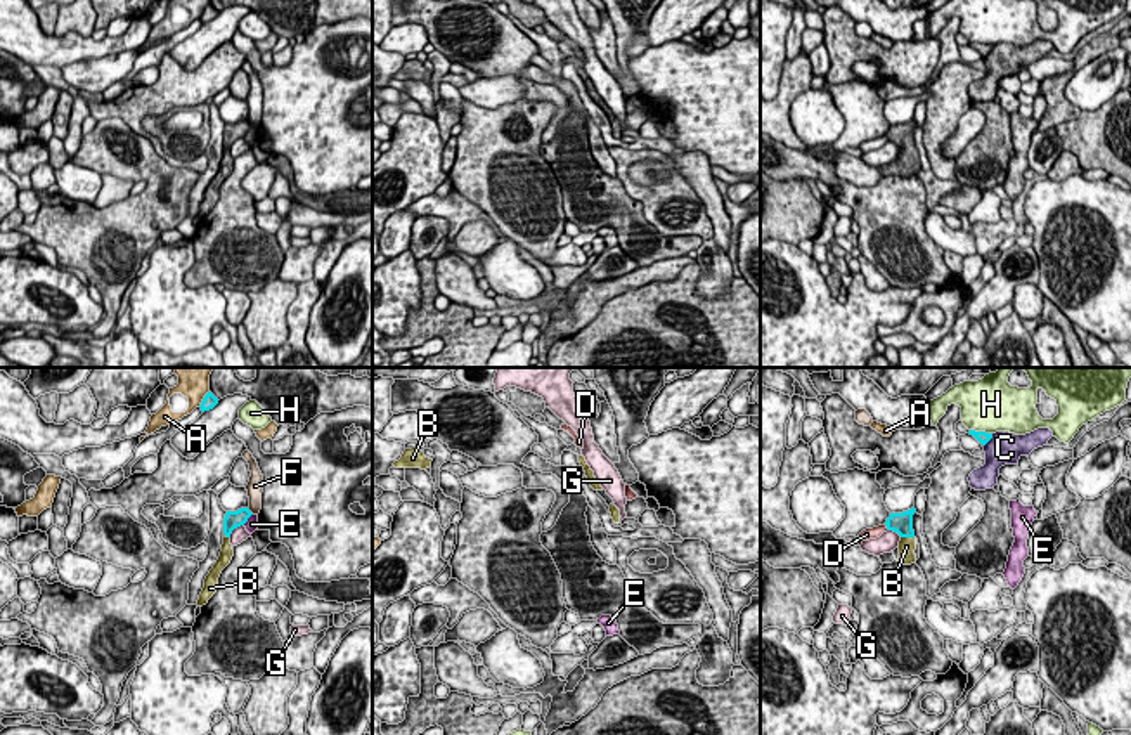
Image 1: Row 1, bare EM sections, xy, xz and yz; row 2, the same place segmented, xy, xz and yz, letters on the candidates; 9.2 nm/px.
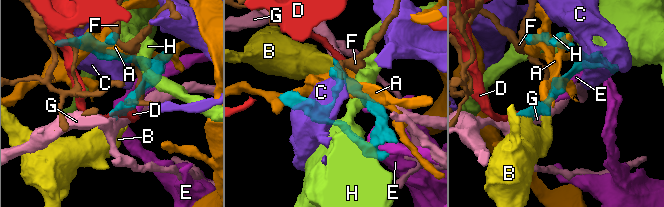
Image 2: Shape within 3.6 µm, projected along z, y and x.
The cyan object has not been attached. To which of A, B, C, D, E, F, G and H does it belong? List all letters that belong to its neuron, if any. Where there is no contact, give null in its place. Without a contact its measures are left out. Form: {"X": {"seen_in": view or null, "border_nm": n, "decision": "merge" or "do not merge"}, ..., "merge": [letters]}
{"A": {"seen_in": "xy", "border_nm": 190, "decision": "do not merge"}, "B": {"seen_in": "yz", "border_nm": 130, "decision": "merge"}, "C": {"seen_in": "yz", "border_nm": 150, "decision": "do not merge"}, "D": {"seen_in": "yz", "border_nm": 80, "decision": "do not merge"}, "E": {"seen_in": "xy", "border_nm": 140, "decision": "do not merge"}, "F": {"seen_in": "xy", "border_nm": 80, "decision": "do not merge"}, "G": {"seen_in": "xy", "border_nm": 190, "decision": "do not merge"}, "H": {"seen_in": "yz", "border_nm": 220, "decision": "do not merge"}, "merge": ["B"]}

